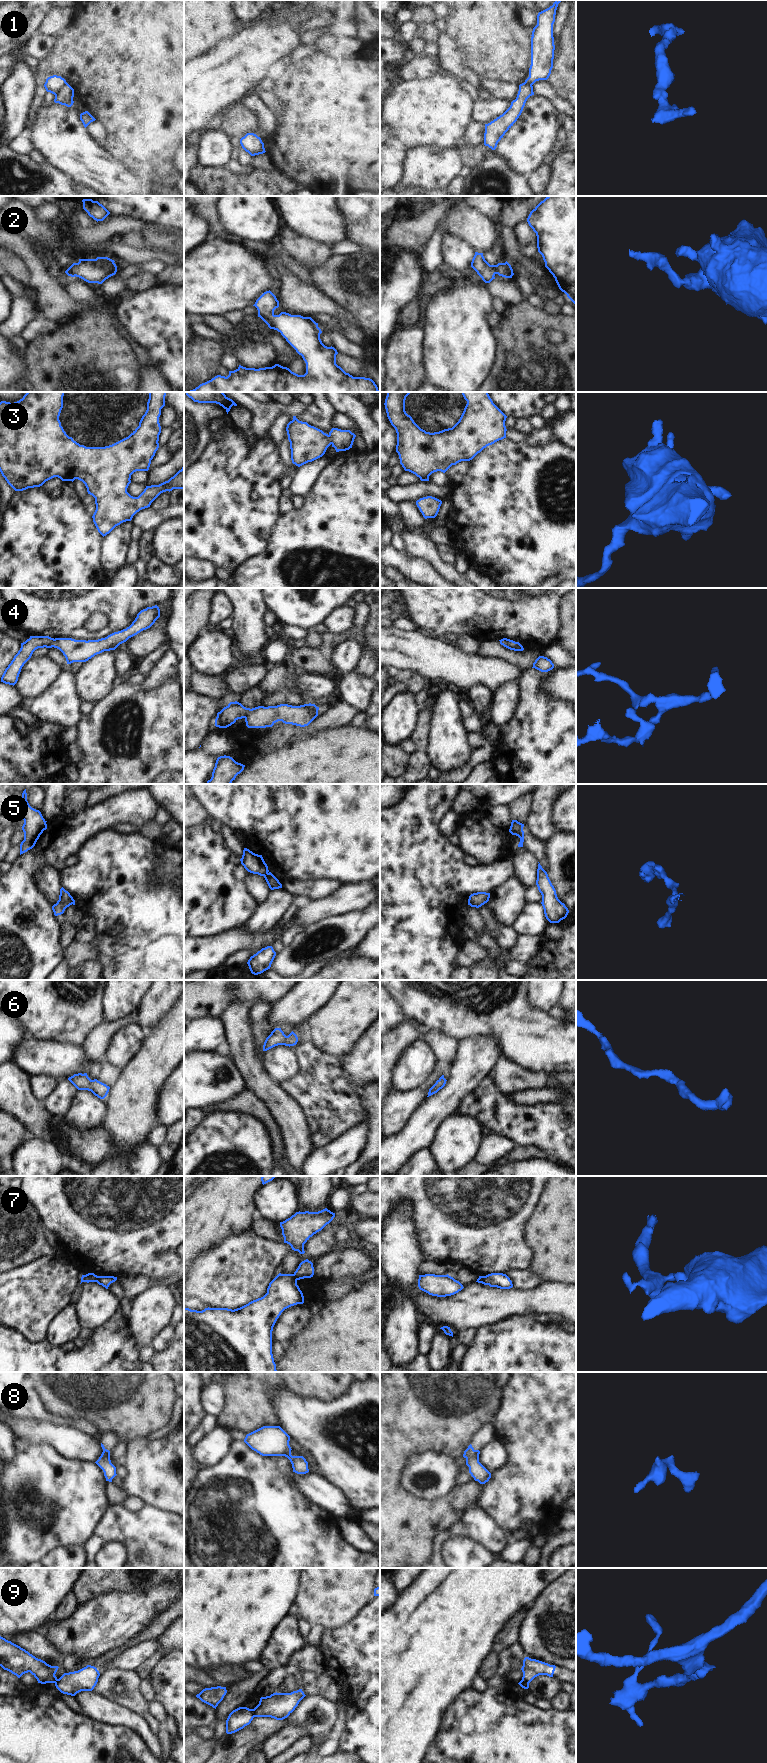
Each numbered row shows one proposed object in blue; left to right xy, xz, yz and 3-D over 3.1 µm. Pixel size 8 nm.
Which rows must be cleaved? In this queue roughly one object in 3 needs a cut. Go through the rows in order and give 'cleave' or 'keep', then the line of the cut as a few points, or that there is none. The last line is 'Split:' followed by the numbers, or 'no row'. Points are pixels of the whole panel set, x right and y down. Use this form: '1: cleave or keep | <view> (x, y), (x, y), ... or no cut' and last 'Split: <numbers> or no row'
1: cleave | xy (66, 82), (55, 95)
2: keep | no cut
3: keep | no cut
4: keep | no cut
5: cleave | xz (267, 872), (264, 876)
6: keep | no cut
7: cleave | xy (98, 1276), (96, 1281)
8: keep | no cut
9: cleave | xz (251, 1709), (255, 1716)
Split: 1, 5, 7, 9

